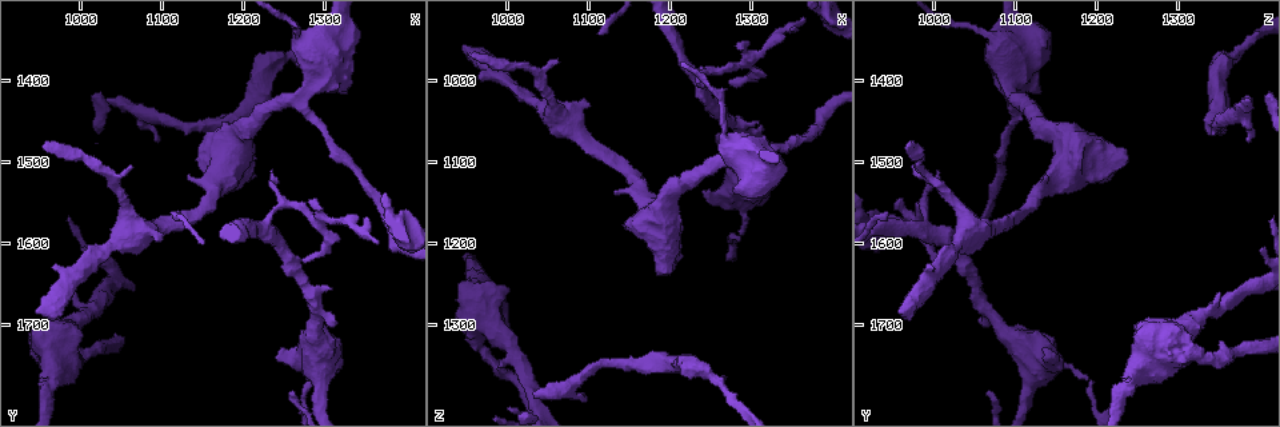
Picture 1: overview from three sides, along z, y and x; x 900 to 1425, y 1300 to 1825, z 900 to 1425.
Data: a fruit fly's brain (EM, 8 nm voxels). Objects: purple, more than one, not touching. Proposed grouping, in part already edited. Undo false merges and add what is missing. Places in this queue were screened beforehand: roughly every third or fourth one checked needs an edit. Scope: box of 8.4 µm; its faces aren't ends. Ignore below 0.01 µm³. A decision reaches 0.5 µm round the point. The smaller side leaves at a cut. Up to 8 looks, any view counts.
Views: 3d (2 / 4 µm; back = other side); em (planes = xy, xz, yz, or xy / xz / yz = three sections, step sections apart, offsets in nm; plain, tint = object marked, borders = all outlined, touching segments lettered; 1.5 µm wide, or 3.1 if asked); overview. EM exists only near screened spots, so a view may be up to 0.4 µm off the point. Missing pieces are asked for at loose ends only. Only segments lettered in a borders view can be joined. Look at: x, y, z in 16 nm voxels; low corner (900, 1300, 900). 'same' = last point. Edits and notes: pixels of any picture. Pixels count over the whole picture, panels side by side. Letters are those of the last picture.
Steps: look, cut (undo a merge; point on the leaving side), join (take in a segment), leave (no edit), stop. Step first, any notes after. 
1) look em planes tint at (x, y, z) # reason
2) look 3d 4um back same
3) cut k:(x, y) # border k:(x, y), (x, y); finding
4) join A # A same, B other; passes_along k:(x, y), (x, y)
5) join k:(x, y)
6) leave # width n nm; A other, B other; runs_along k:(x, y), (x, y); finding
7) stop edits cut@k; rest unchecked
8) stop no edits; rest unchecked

look 3d 4um at (1285, 1570, 980) # branch point

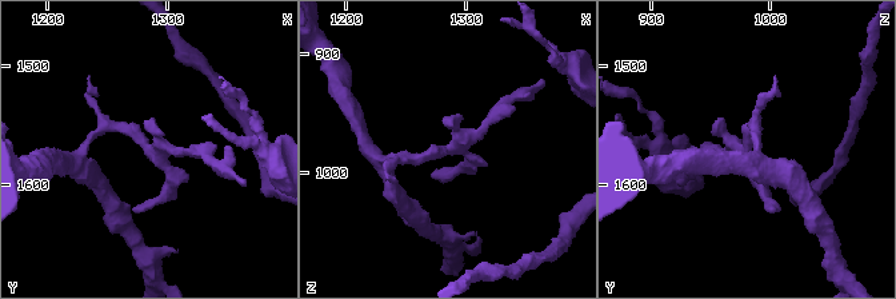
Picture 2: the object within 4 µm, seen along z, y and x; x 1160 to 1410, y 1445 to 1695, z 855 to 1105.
look em planes borders at (1286, 1572, 980) # now the EM

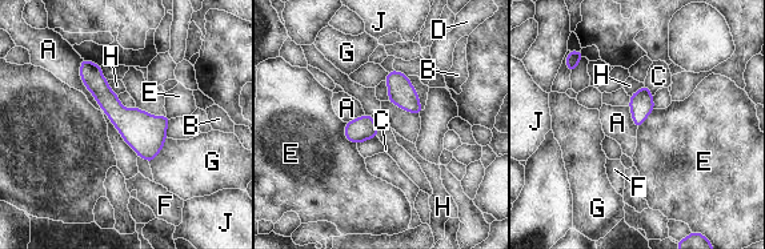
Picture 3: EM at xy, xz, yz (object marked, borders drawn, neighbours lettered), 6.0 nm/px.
leave # longest_contact A 700 nm; A other, B other, C other, D other, E other, F other, G other, H other, J other; runs_along 3:(84, 63), (149, 157); one neuron here

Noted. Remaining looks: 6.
look em yz step 8 borders at (1060, 1505, 970) # branch stops here

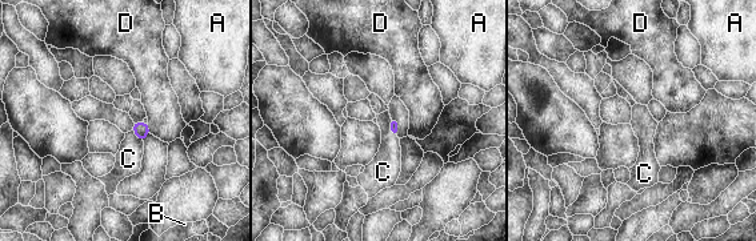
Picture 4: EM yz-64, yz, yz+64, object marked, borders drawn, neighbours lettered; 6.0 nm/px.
leave # A other, B other, C other, D other; border 4:(132, 129), (143, 143); no lettered segment goes on from it

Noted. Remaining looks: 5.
look em planes borders at (945, 1685, 960) # long arm stops here

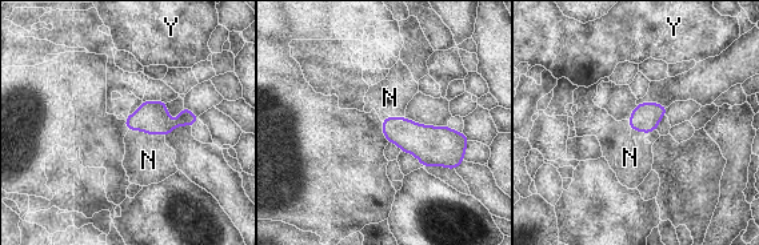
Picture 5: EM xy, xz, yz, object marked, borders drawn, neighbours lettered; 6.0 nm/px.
join N # width 170 nm; N same, Y other; passes_along 5:(152, 117), (147, 132), (148, 160); it goes on there

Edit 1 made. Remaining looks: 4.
stop edits join@5; rest unchecked

